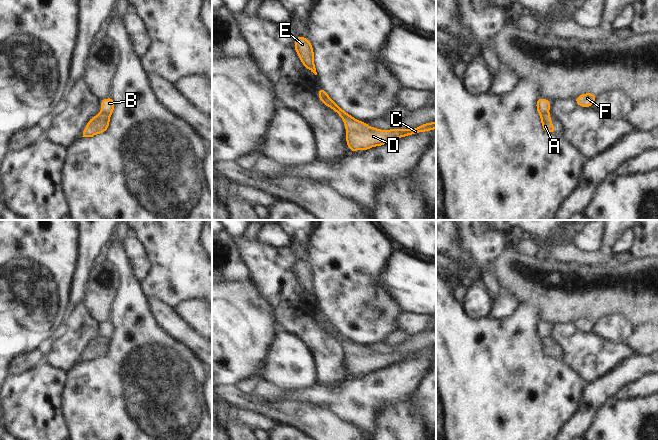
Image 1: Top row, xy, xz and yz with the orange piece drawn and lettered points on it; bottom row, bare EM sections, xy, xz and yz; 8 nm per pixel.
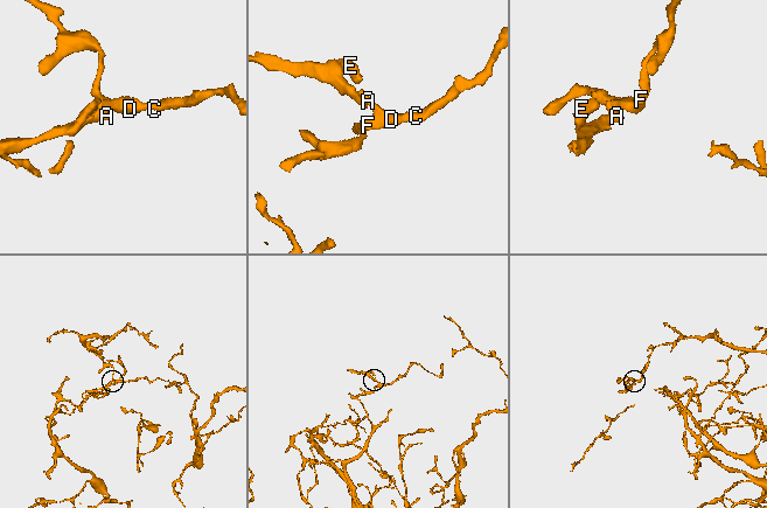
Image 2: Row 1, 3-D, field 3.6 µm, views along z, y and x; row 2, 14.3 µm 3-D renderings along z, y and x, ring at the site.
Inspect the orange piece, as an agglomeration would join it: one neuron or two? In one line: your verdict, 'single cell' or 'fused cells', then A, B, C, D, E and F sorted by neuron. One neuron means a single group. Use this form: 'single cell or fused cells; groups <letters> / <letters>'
fused cells; groups A E / B C D F

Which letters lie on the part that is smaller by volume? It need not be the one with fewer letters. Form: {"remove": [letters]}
{"remove": ["A", "E"]}

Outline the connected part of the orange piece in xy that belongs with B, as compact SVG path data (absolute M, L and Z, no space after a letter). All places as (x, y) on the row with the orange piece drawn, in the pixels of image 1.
M112 97L101 99L101 112L112 114L115 109L115 101Z

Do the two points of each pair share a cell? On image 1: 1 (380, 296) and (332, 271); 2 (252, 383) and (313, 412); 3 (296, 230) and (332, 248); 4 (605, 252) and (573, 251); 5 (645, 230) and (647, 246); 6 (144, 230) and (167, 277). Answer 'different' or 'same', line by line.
1: same
2: different
3: different
4: same
5: same
6: same

